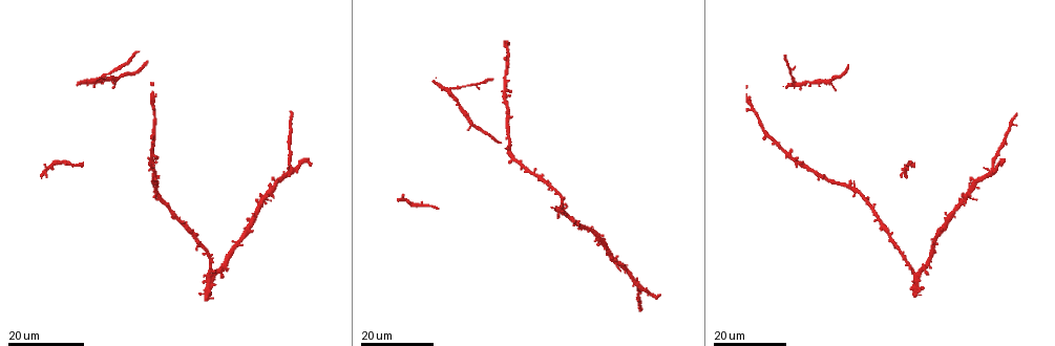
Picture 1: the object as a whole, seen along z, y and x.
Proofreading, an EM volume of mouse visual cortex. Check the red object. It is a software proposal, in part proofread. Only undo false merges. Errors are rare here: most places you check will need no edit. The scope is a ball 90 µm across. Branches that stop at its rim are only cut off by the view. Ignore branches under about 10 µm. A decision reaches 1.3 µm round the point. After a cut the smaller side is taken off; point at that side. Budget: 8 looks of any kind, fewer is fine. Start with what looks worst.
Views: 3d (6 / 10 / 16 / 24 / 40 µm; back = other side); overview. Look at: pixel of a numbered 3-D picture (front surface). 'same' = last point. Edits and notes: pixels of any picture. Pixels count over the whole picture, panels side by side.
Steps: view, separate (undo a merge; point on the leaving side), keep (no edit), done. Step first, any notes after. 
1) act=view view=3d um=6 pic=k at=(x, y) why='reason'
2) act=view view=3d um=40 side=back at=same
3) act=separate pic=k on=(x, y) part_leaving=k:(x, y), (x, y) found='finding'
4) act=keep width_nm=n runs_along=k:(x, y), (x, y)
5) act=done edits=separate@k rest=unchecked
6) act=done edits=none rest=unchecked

act=view view=3d um=24 pic=1 at=(448, 92) why='calibre changes'

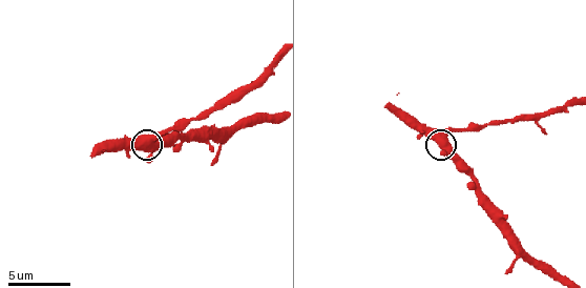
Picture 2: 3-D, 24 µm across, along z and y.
act=view view=3d um=6 pic=2 at=(446, 139)

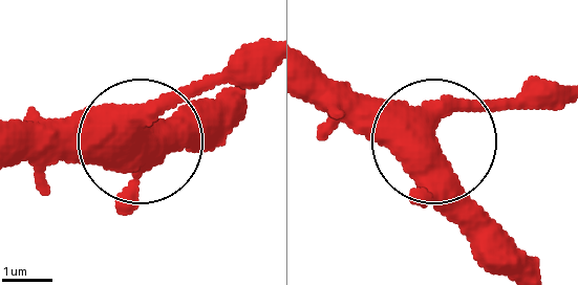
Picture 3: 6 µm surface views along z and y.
act=keep width_nm=470 found='all the same neuron'

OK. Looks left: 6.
act=view view=3d um=24 pic=1 at=(854, 190) why='two arms in line, one across'

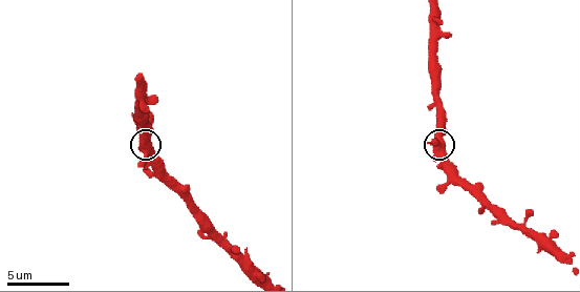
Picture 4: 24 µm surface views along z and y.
act=view view=3d um=10 at=same why='closer look'

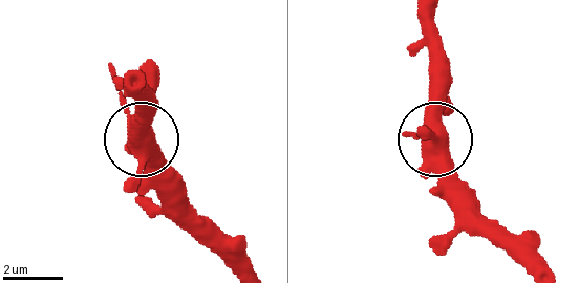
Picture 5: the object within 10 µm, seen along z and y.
act=view view=3d um=10 side=back at=same why='other side'

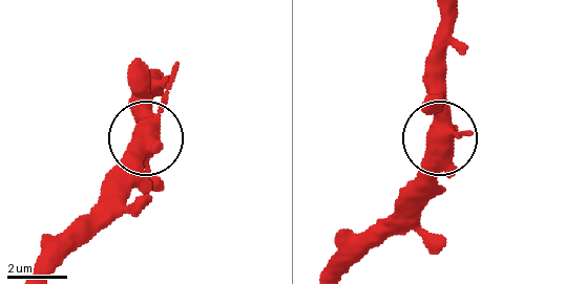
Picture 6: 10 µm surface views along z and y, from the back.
act=keep found='one neuron here'

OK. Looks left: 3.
act=view view=3d um=24 pic=1 at=(487, 79) why='a narrow waist'

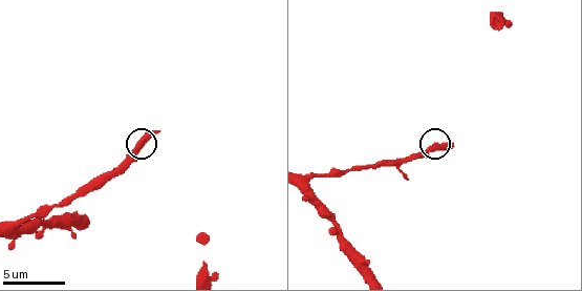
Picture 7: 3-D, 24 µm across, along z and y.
act=view view=3d um=10 pic=7 at=(434, 147) why='closer look'

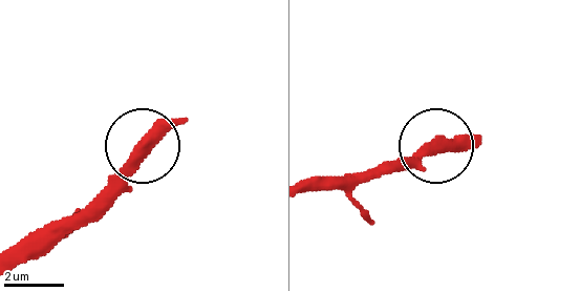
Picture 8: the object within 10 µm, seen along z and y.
act=view view=3d um=10 side=back pic=8 at=(146, 146) why='from behind'

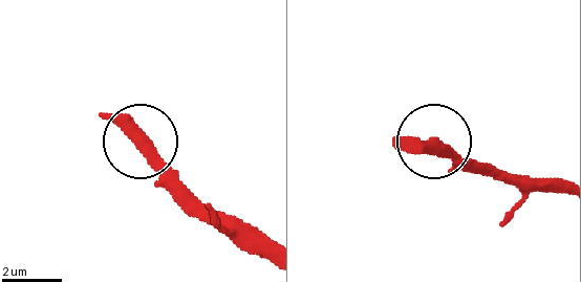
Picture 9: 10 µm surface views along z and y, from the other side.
act=keep width_nm=370 found='continuous, no second neuron'

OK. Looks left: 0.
act=done edits=none rest=unchecked

